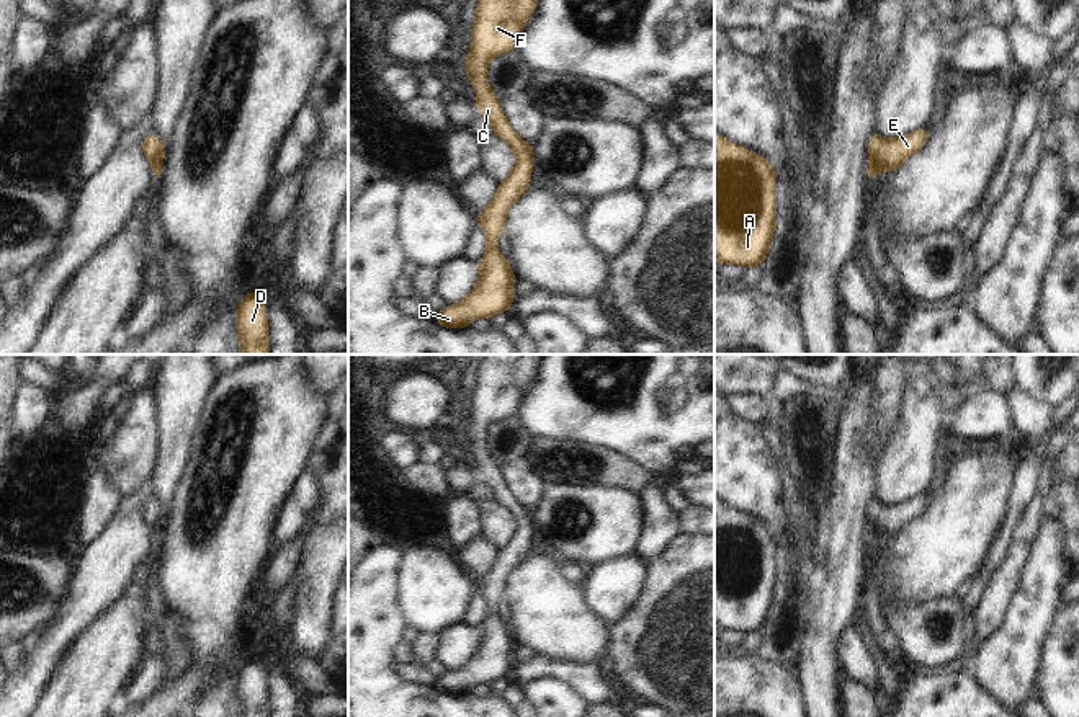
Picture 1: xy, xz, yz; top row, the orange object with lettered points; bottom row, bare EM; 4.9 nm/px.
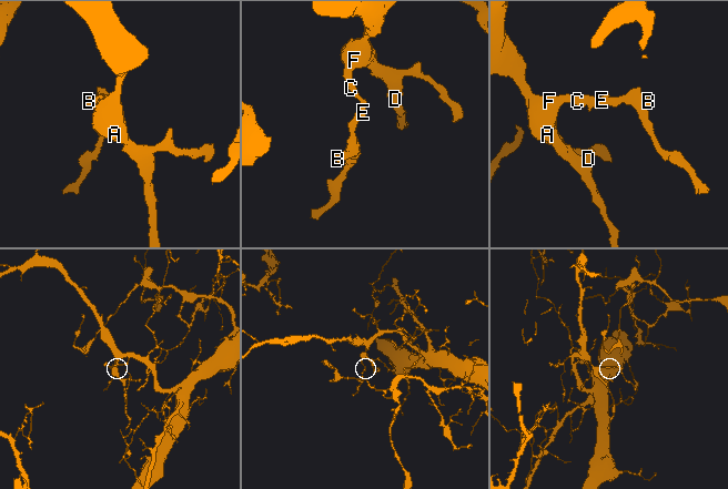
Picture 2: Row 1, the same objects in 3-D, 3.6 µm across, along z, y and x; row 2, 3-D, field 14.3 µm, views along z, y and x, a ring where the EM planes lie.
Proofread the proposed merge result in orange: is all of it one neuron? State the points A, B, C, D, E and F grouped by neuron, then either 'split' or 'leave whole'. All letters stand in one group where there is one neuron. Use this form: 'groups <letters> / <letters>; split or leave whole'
groups A B C D E F; leave whole

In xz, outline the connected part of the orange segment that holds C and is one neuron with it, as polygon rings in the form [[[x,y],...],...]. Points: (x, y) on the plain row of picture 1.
[[[484,354],[471,397],[469,421],[463,426],[466,443],[477,461],[477,479],[486,483],[492,498],[513,514],[513,534],[497,554],[492,568],[477,580],[477,590],[487,604],[479,626],[481,640],[472,657],[458,670],[446,671],[435,686],[446,694],[464,694],[472,686],[507,678],[513,668],[517,644],[510,627],[497,616],[508,575],[530,554],[535,532],[533,510],[523,508],[502,479],[497,461],[490,456],[486,438],[492,423],[517,416],[518,403],[533,381],[543,354]]]

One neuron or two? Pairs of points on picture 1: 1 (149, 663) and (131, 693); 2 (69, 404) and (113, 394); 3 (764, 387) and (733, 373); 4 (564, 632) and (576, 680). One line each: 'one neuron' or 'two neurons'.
1: one neuron
2: two neurons
3: one neuron
4: two neurons

